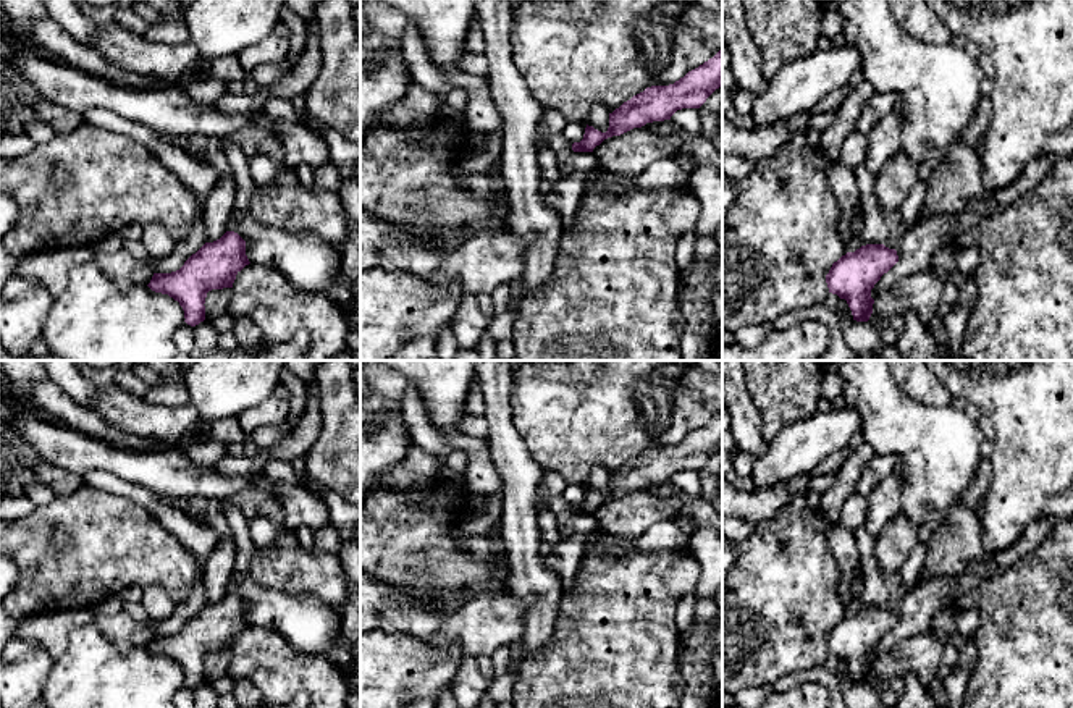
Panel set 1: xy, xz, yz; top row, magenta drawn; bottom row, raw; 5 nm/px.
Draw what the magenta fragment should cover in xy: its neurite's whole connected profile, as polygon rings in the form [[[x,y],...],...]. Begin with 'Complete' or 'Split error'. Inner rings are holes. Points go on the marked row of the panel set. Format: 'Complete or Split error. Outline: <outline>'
Complete. Outline: [[[226,231],[220,239],[205,242],[179,270],[154,273],[147,286],[178,301],[184,322],[196,327],[205,320],[207,293],[233,288],[236,275],[249,263],[246,241],[238,233]]]

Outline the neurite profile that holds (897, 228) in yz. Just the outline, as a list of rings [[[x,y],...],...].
[[[865,163],[855,168],[855,181],[860,189],[865,213],[861,246],[884,244],[889,249],[895,249],[910,226],[898,213],[889,213],[881,209],[874,194],[876,178],[877,176]]]

